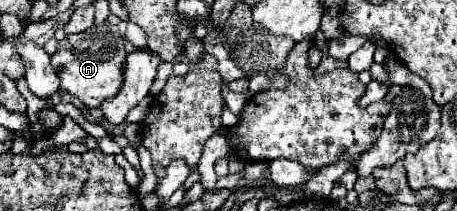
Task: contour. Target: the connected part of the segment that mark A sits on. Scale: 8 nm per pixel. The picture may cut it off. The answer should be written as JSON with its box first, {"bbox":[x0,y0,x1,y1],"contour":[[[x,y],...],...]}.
{"bbox":[50,23,126,107],"contour":[[[104,23],[84,33],[66,35],[62,41],[58,41],[58,49],[54,55],[50,55],[50,61],[52,69],[60,77],[62,91],[70,93],[72,97],[78,97],[86,107],[100,107],[100,103],[104,99],[114,97],[122,85],[120,69],[124,57],[126,57],[126,47],[118,25]]]}

